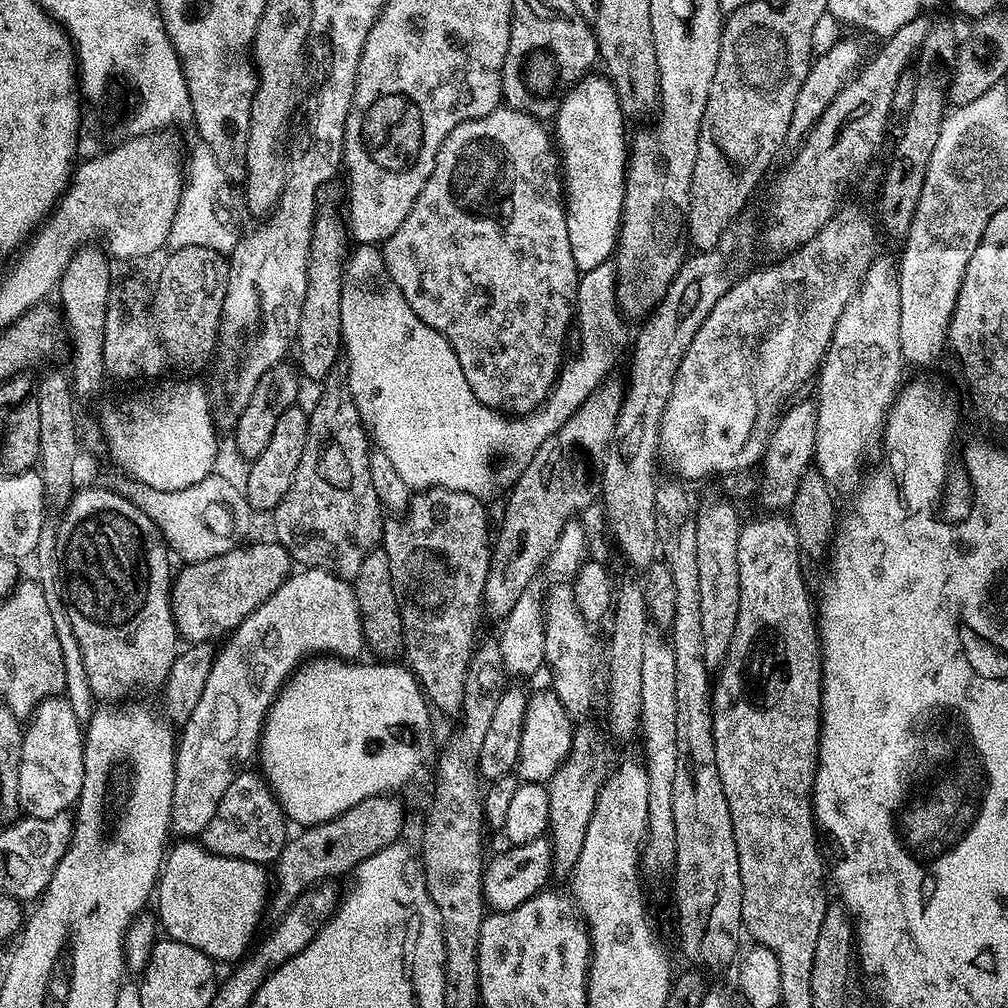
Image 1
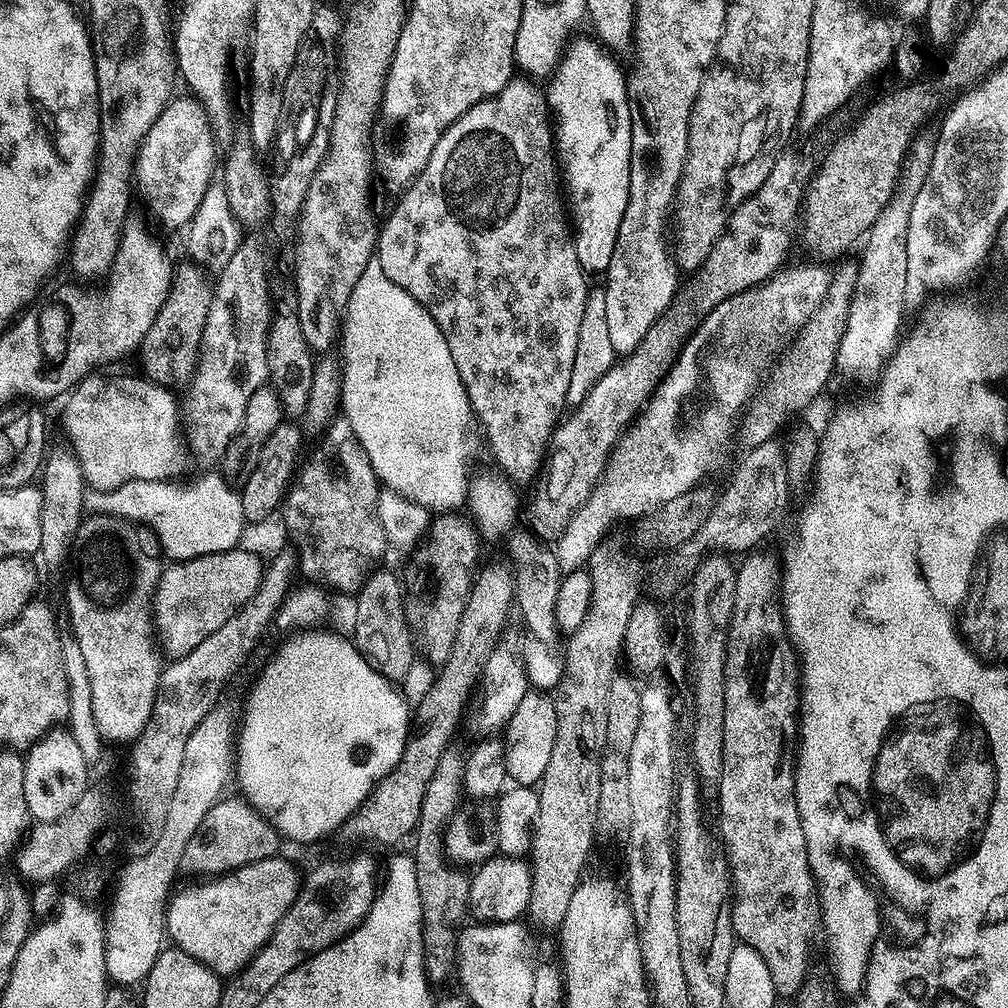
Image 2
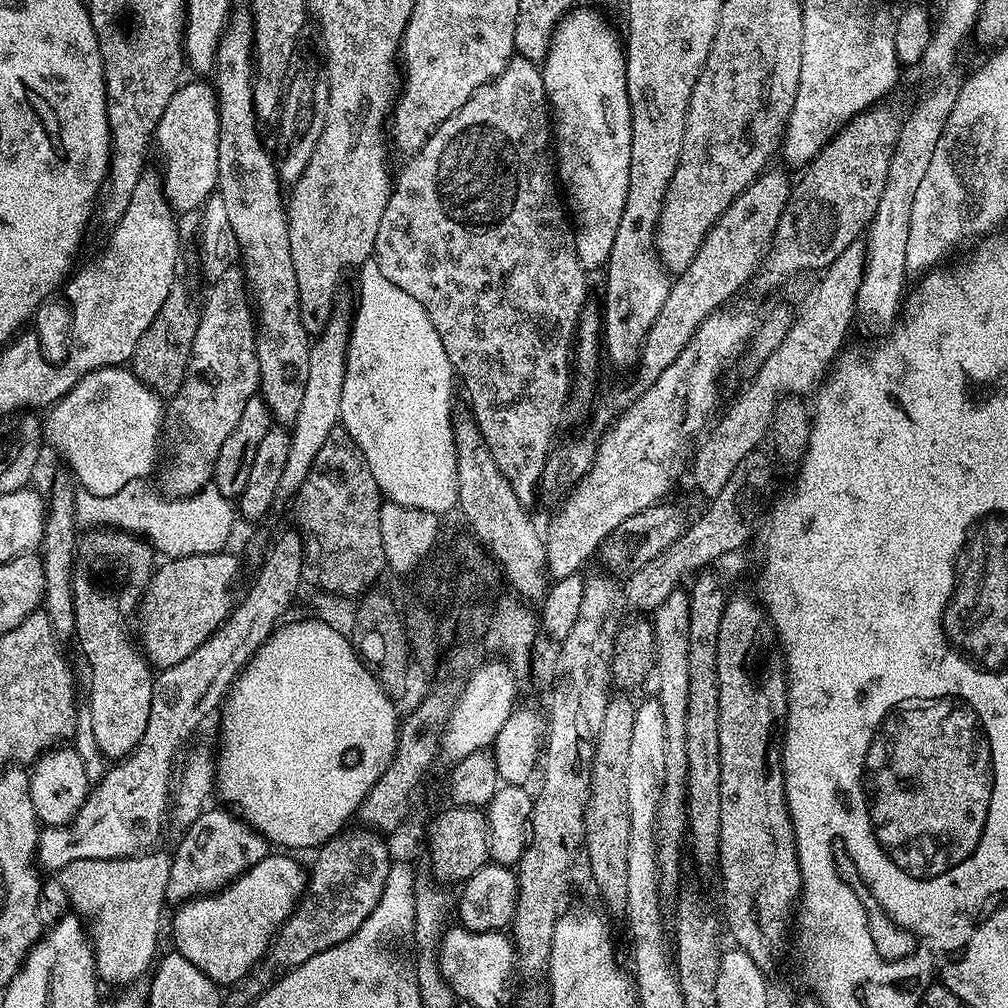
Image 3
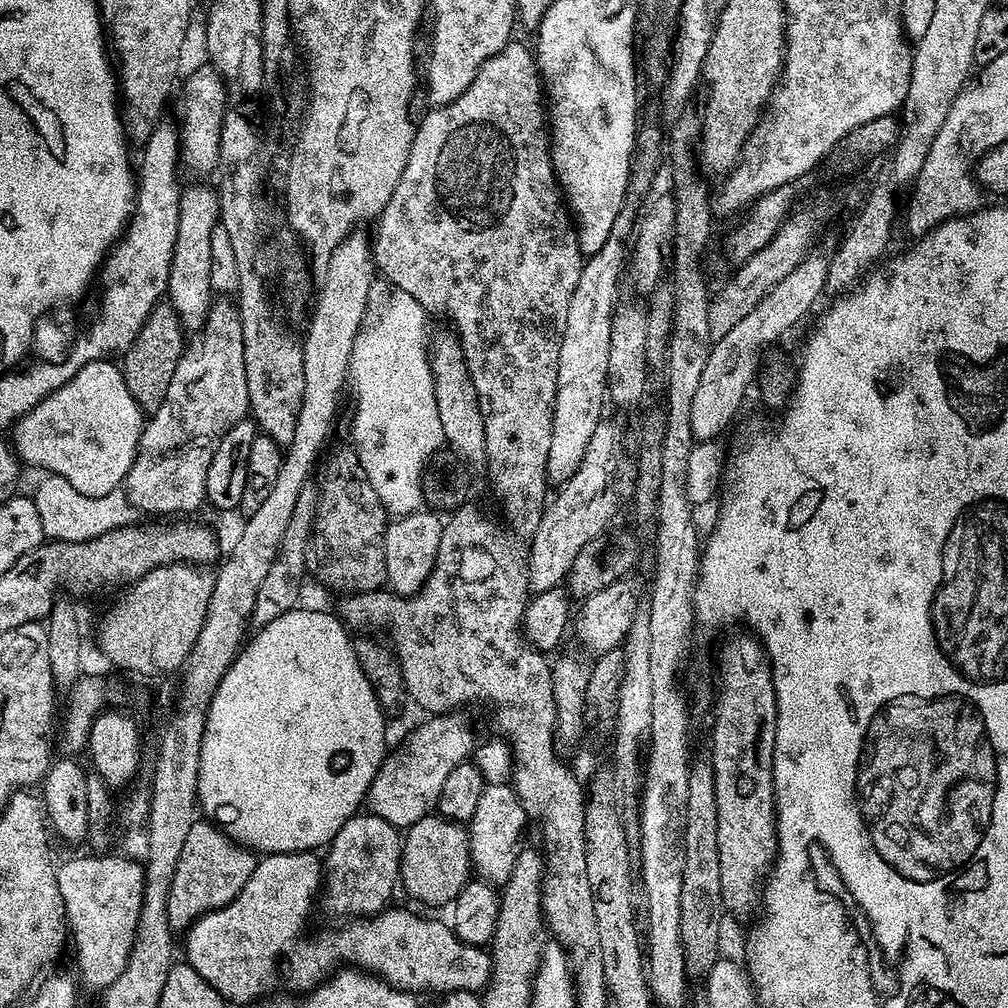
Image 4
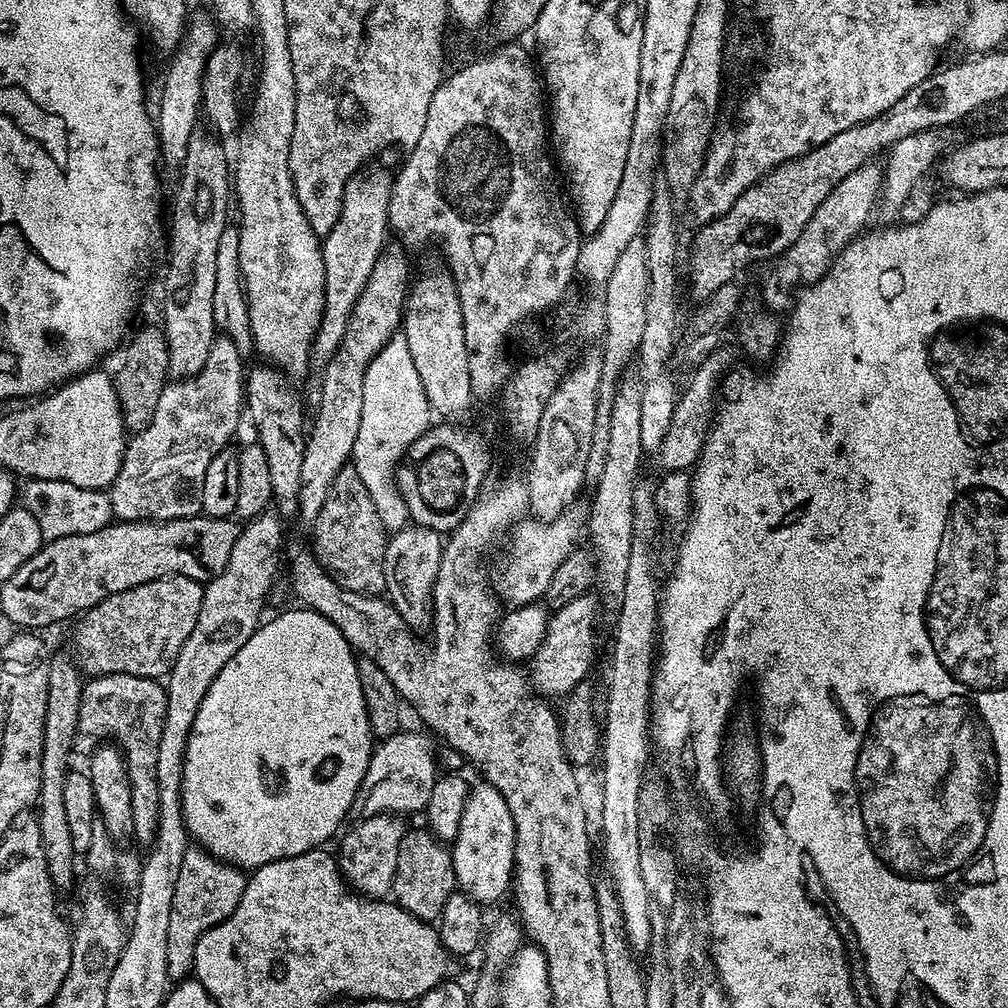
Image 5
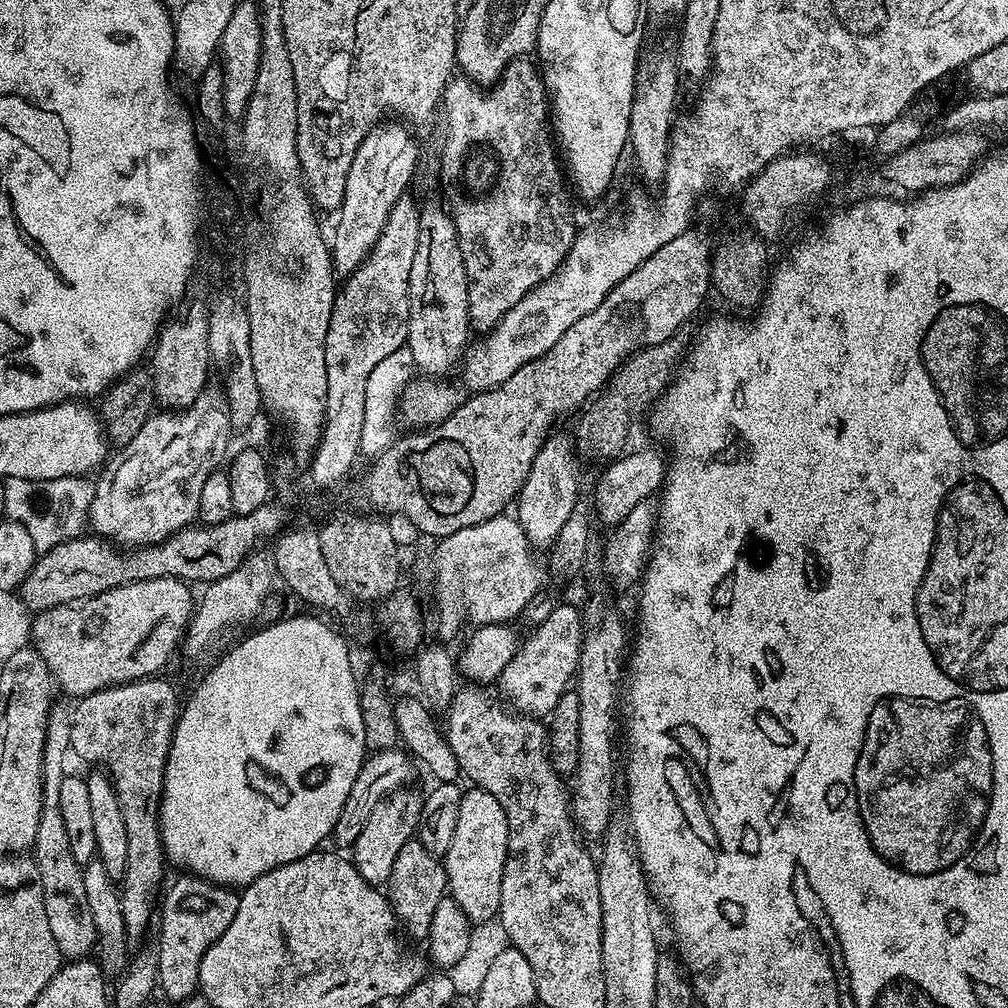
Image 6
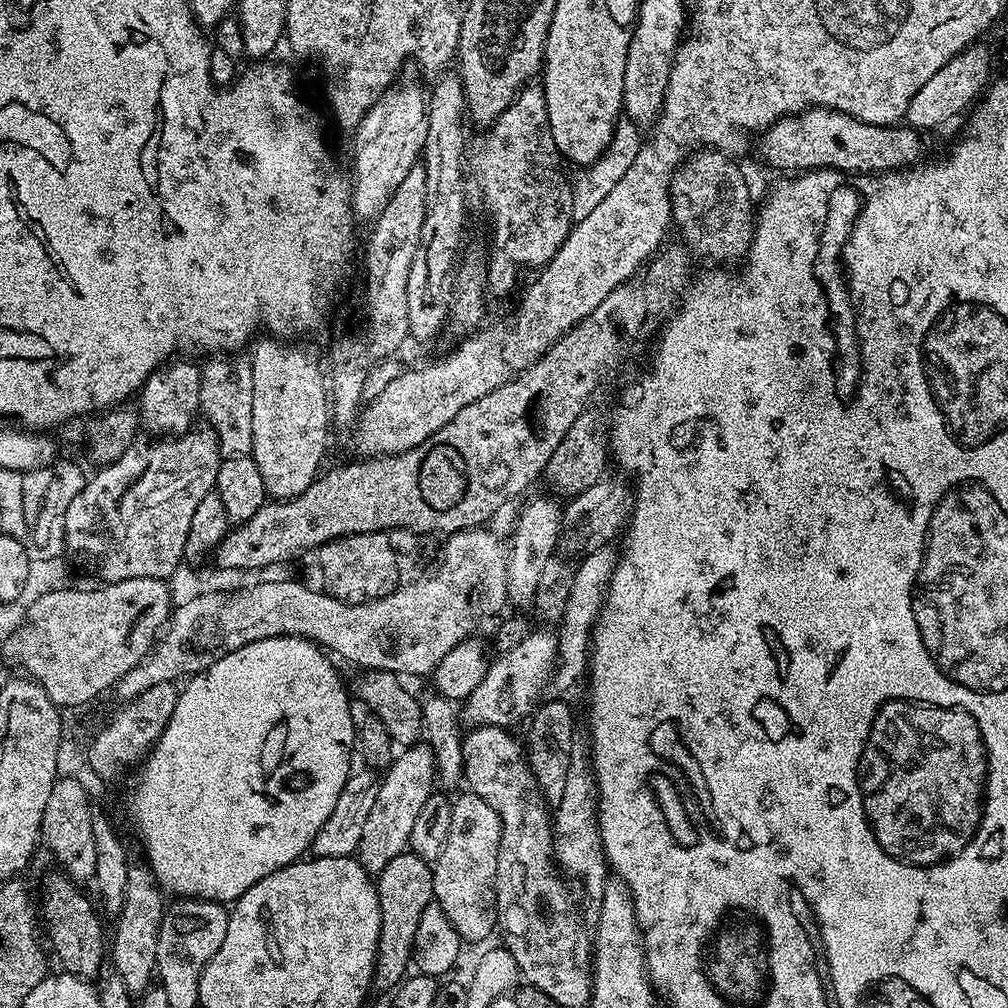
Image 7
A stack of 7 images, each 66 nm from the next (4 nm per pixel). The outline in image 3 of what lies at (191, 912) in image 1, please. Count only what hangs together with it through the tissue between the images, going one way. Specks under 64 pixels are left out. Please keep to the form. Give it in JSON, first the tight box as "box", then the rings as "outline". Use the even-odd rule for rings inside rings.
{"box":[172,854,306,986],"outline":[[[269,854],[262,862],[248,868],[239,878],[231,884],[213,892],[210,896],[198,896],[194,900],[186,900],[175,909],[176,917],[172,920],[172,940],[175,951],[182,954],[182,958],[190,958],[202,974],[206,974],[218,986],[235,986],[249,975],[265,959],[266,953],[271,949],[272,941],[286,918],[294,909],[300,897],[304,895],[306,883],[305,869],[300,869],[296,860],[291,860],[291,855]]]}

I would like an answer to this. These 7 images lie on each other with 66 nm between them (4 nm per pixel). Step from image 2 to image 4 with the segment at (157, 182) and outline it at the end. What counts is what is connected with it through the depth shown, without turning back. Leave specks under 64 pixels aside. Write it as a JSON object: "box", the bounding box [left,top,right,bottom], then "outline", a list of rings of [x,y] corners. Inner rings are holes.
{"box":[180,62,228,172],"outline":[[[204,62],[188,76],[180,94],[180,159],[185,169],[192,172],[215,171],[220,163],[220,139],[228,95],[224,79],[211,63]]]}

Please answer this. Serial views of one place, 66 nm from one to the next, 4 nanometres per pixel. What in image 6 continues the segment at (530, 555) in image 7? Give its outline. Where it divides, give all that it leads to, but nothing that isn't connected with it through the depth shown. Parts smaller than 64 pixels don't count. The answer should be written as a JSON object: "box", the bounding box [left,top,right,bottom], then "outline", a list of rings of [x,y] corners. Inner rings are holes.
{"box":[514,435,577,550],"outline":[[[549,435],[538,450],[534,466],[530,466],[530,474],[514,504],[515,519],[520,521],[528,543],[536,550],[547,549],[558,538],[558,532],[565,525],[577,500],[576,448],[570,437],[556,435]]]}

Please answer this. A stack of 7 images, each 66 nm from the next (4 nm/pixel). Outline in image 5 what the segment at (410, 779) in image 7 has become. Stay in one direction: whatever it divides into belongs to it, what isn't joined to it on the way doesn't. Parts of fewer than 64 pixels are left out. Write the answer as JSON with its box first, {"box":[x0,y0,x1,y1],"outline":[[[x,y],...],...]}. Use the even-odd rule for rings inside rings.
{"box":[338,814,406,898],"outline":[[[396,814],[370,816],[361,819],[348,833],[343,833],[344,841],[338,851],[340,873],[353,892],[369,898],[384,898],[391,893],[394,870],[398,870],[398,845],[406,831],[401,817]]]}

